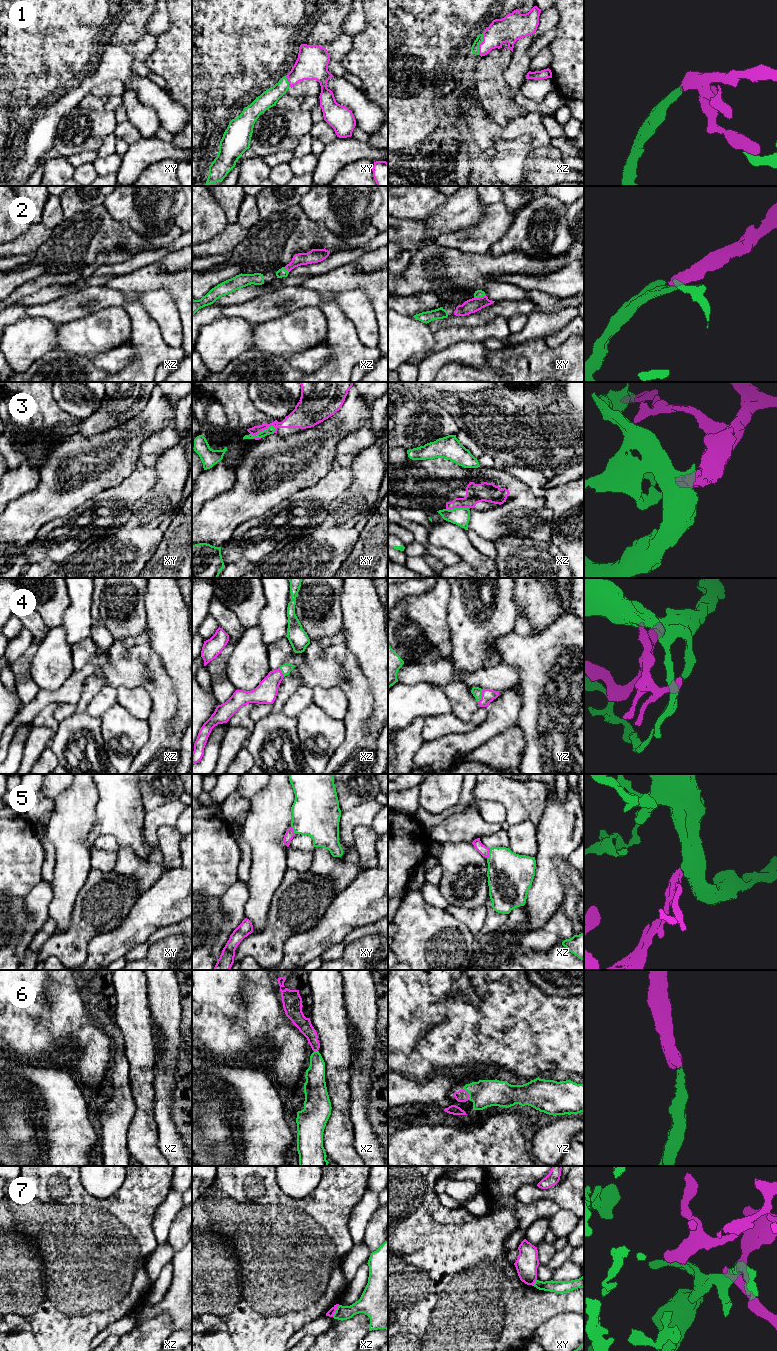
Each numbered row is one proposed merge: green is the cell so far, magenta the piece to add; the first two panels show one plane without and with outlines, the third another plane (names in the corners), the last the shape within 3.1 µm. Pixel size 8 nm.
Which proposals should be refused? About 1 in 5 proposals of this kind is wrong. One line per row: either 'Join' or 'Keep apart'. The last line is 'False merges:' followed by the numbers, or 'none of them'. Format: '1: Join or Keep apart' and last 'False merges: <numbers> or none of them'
1: Join
2: Join
3: Keep apart
4: Join
5: Join
6: Join
7: Keep apart
False merges: 3, 7

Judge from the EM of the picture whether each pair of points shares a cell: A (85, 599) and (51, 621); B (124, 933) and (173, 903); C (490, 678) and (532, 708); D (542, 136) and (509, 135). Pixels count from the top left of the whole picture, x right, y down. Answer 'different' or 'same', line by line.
A: different
B: same
C: different
D: same

